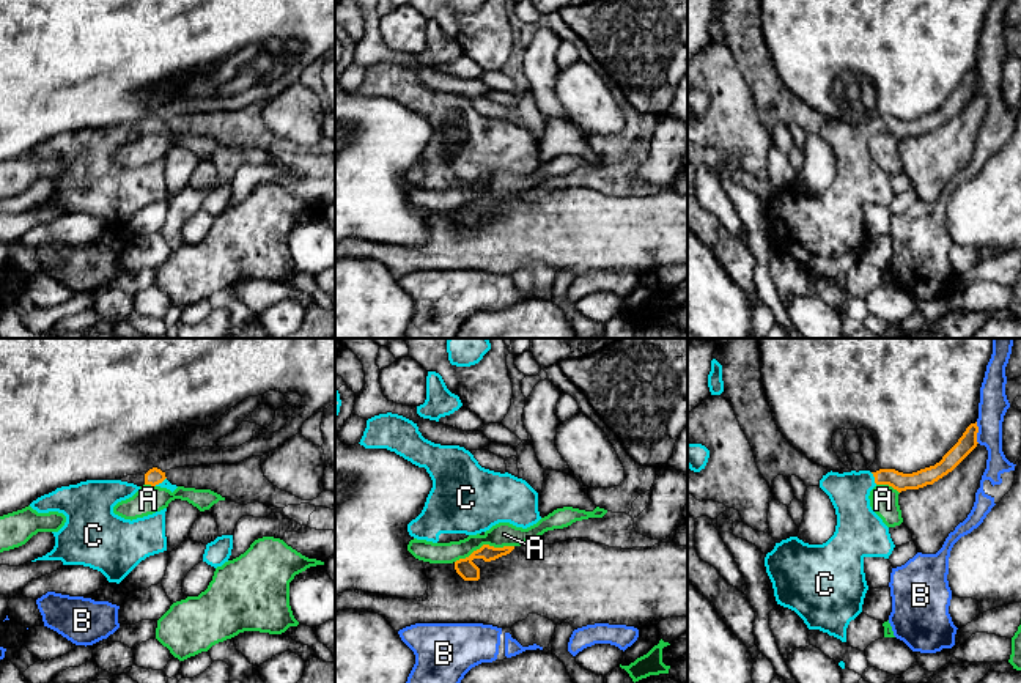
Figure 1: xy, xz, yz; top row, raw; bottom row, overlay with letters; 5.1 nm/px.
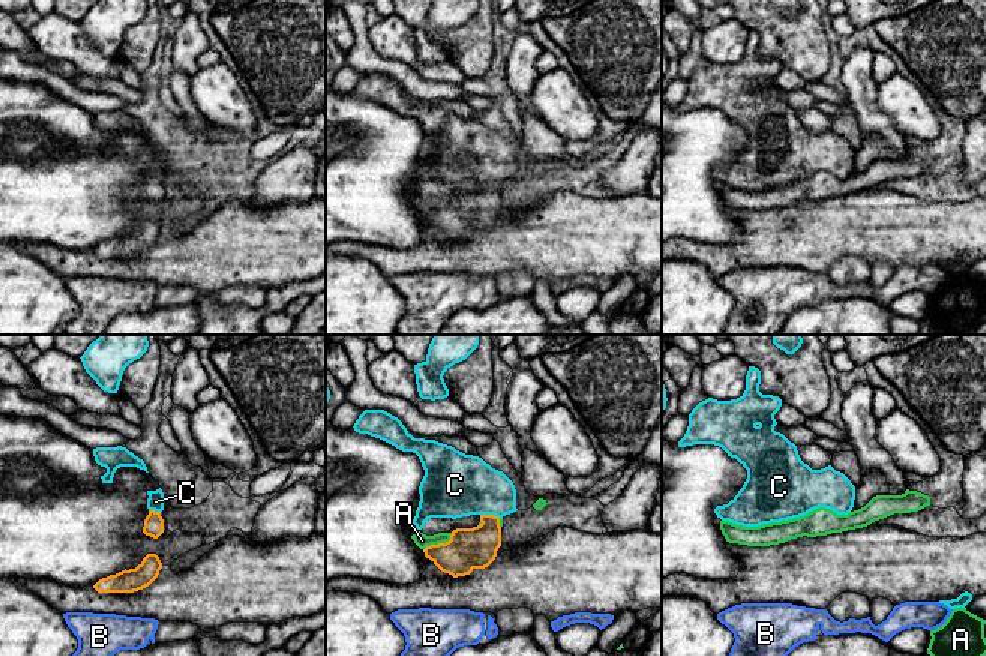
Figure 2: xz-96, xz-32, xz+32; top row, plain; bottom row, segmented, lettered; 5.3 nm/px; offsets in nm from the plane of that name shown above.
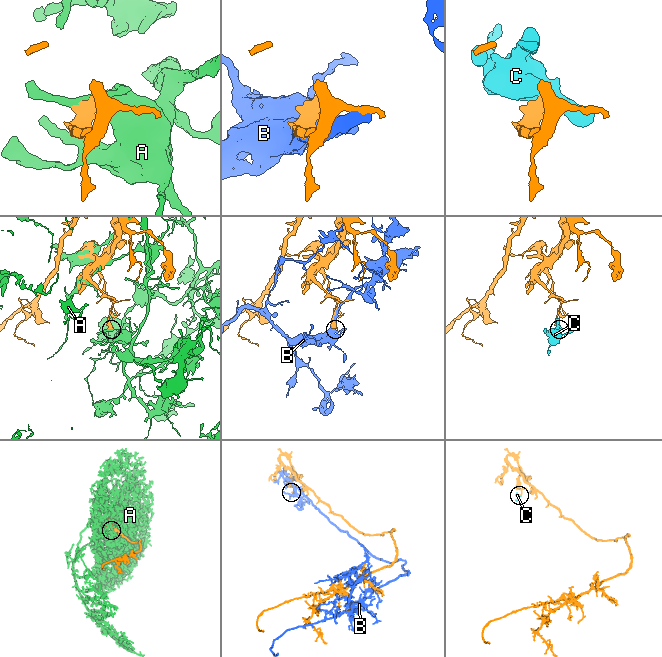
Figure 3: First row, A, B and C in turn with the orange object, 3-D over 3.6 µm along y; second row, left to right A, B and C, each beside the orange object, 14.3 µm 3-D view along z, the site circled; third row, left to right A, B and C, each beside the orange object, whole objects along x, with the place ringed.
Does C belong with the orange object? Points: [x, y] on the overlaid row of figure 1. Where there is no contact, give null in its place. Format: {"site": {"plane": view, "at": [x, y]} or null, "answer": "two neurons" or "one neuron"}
{"site": {"plane": "yz", "at": [875, 479]}, "answer": "one neuron"}

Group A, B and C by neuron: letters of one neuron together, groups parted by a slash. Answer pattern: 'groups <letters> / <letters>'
groups A / B / C

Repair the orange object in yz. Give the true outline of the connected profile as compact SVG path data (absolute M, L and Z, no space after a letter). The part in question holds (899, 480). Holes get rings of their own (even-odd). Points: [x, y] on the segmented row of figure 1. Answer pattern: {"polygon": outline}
{"polygon": "M977 422L971 423L939 463L912 474L879 469L823 475L820 488L835 508L835 532L823 545L790 537L766 554L765 567L777 604L794 611L809 629L846 642L846 628L862 612L868 590L864 559L889 559L895 548L889 527L870 507L870 491L876 485L889 485L898 493L933 485L977 447L977 433Z"}

